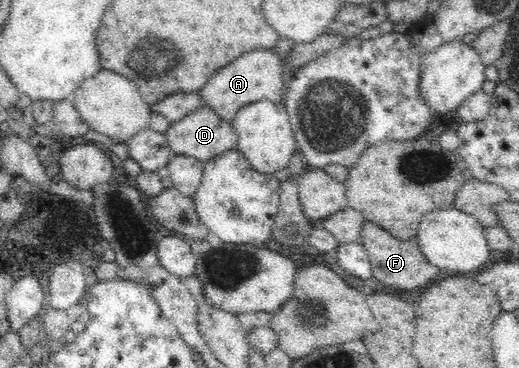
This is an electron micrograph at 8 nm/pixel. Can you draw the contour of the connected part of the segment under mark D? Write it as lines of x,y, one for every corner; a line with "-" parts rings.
205,104
180,118
177,122
171,123
163,133
174,155
192,156
204,163
225,151
236,148
236,134
231,123
223,120
210,109
209,105

